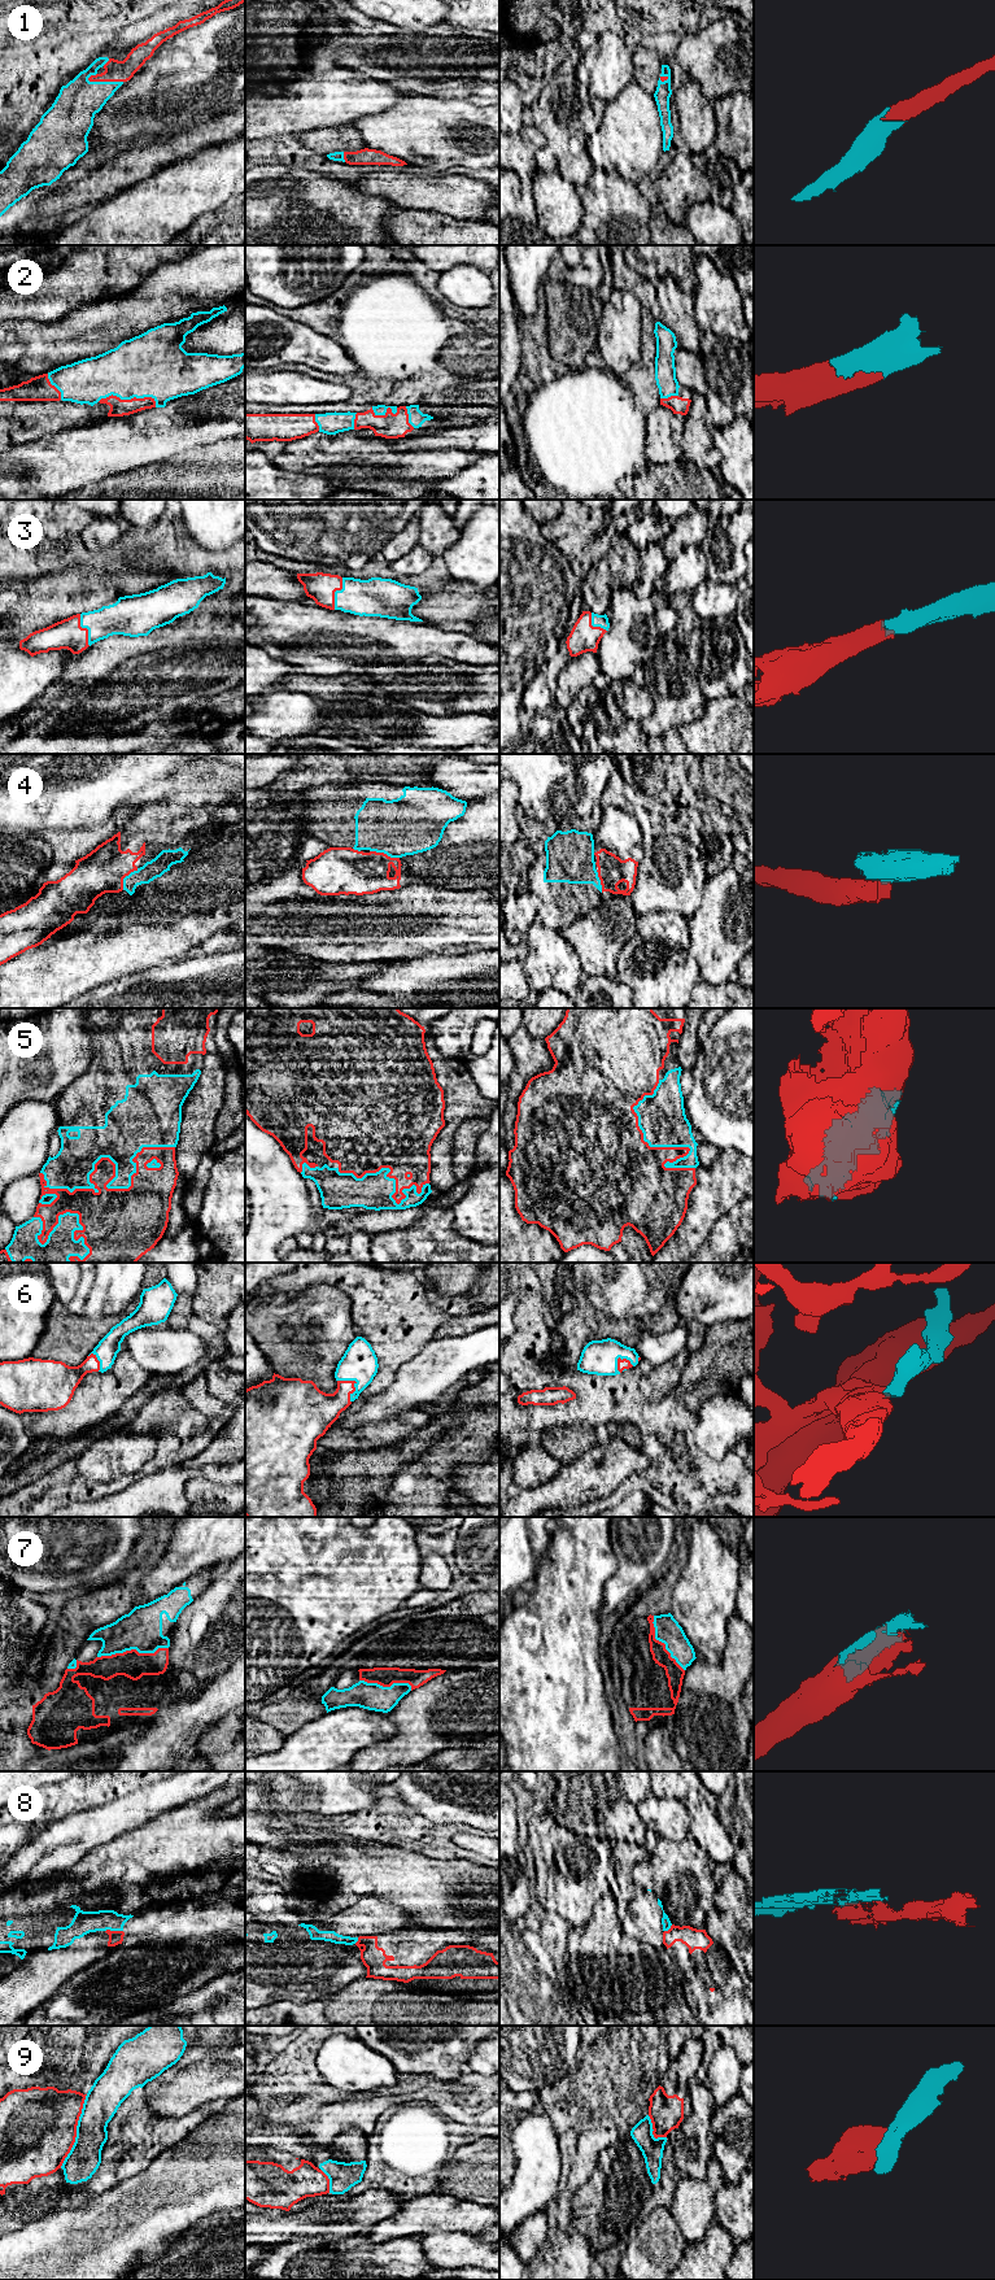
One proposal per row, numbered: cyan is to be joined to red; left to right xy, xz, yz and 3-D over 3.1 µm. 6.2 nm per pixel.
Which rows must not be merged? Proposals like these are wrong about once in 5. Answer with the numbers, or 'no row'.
4, 8, 9

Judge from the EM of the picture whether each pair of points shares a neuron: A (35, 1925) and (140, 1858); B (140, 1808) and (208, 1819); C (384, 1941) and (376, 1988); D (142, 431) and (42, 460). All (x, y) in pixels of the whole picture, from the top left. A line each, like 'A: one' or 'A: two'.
A: one
B: two
C: two
D: one

